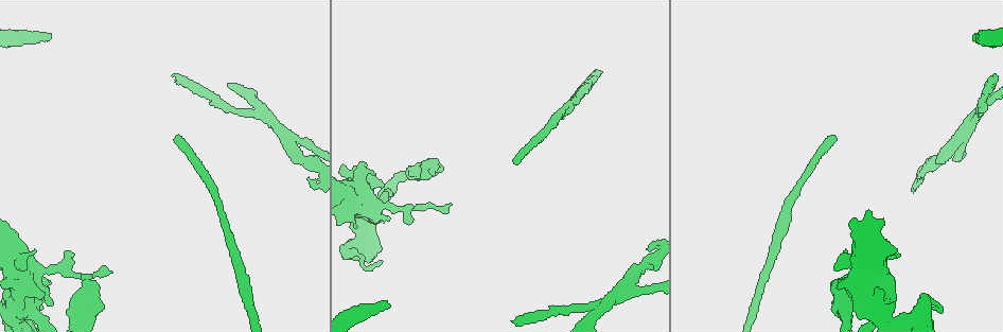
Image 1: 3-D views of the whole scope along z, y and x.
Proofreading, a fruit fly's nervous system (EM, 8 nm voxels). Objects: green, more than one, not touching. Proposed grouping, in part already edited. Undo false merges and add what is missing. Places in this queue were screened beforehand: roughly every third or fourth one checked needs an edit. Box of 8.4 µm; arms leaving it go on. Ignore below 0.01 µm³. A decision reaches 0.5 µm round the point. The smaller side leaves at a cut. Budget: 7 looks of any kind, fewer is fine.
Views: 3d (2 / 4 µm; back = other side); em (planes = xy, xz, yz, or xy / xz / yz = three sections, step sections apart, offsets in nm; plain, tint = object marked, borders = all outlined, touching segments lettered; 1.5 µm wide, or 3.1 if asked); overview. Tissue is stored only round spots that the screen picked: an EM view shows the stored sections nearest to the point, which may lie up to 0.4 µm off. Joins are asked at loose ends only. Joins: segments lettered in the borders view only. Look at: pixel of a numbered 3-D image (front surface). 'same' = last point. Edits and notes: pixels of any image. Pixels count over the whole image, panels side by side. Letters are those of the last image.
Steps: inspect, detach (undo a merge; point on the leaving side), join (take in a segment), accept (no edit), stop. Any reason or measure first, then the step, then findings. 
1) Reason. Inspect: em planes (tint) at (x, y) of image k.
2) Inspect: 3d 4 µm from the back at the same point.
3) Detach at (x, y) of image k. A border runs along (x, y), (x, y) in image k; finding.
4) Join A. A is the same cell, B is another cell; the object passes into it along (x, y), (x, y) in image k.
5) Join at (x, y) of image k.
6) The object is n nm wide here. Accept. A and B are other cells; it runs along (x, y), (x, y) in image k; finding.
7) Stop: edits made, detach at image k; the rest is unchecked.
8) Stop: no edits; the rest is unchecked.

End of a long branch. Inspect: 3d 4 µm at (833, 140) of image 1.

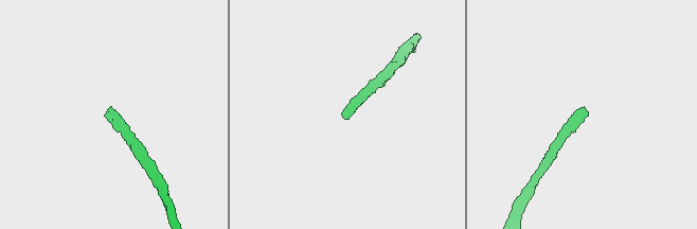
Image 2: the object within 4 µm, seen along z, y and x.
Inspect: em planes (tint) at (106, 114) of image 2.

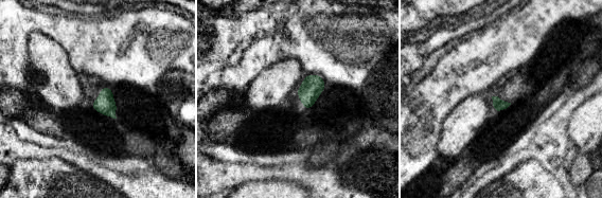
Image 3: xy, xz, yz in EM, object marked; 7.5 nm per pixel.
See the neighbours. Inspect: em planes (borders) at the same point.

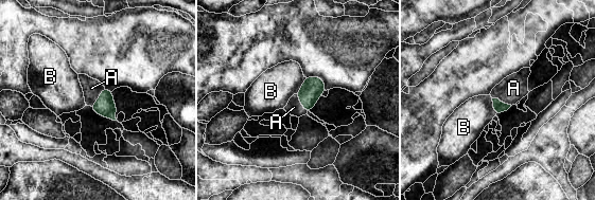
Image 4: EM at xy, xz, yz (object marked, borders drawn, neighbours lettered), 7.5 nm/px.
The longest contact is with A, 190 nm. Join A. A is the same cell, B is another cell; the object passes into it along (104, 106), (99, 96), (91, 88) in image 4; it goes on there.

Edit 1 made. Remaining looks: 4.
Redraw. Inspect: overview.

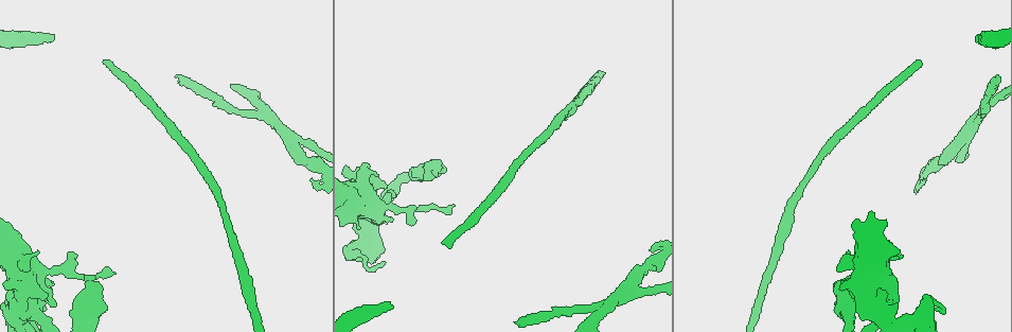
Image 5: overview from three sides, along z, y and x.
Thick end. Inspect: 3d 4 µm from the back at (391, 309) of image 5.

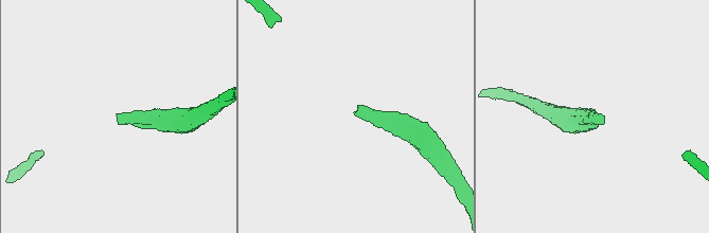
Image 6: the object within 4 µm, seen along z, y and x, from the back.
Need the tissue. Inspect: em planes (borders) at (119, 114) of image 6.

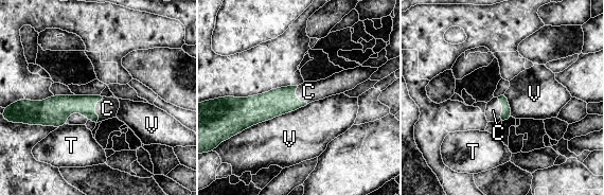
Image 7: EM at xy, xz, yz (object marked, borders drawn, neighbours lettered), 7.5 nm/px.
Join C. C is the same cell, T and V are other cells; the object passes into it along (60, 106), (93, 109), (107, 108) in image 7; it goes on there.

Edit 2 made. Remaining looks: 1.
Long arm stops here. Inspect: em xy step 4 (borders) at (280, 16) of image 6.

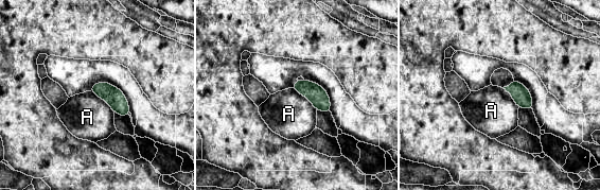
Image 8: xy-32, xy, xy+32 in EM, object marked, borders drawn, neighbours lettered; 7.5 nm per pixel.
Accept. A is another cell; a border runs along (292, 87), (304, 96), (316, 110) in image 8; none of them fits.

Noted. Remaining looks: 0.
Stop: edits made, join at image 4, join at image 7; the rest is unchecked.

